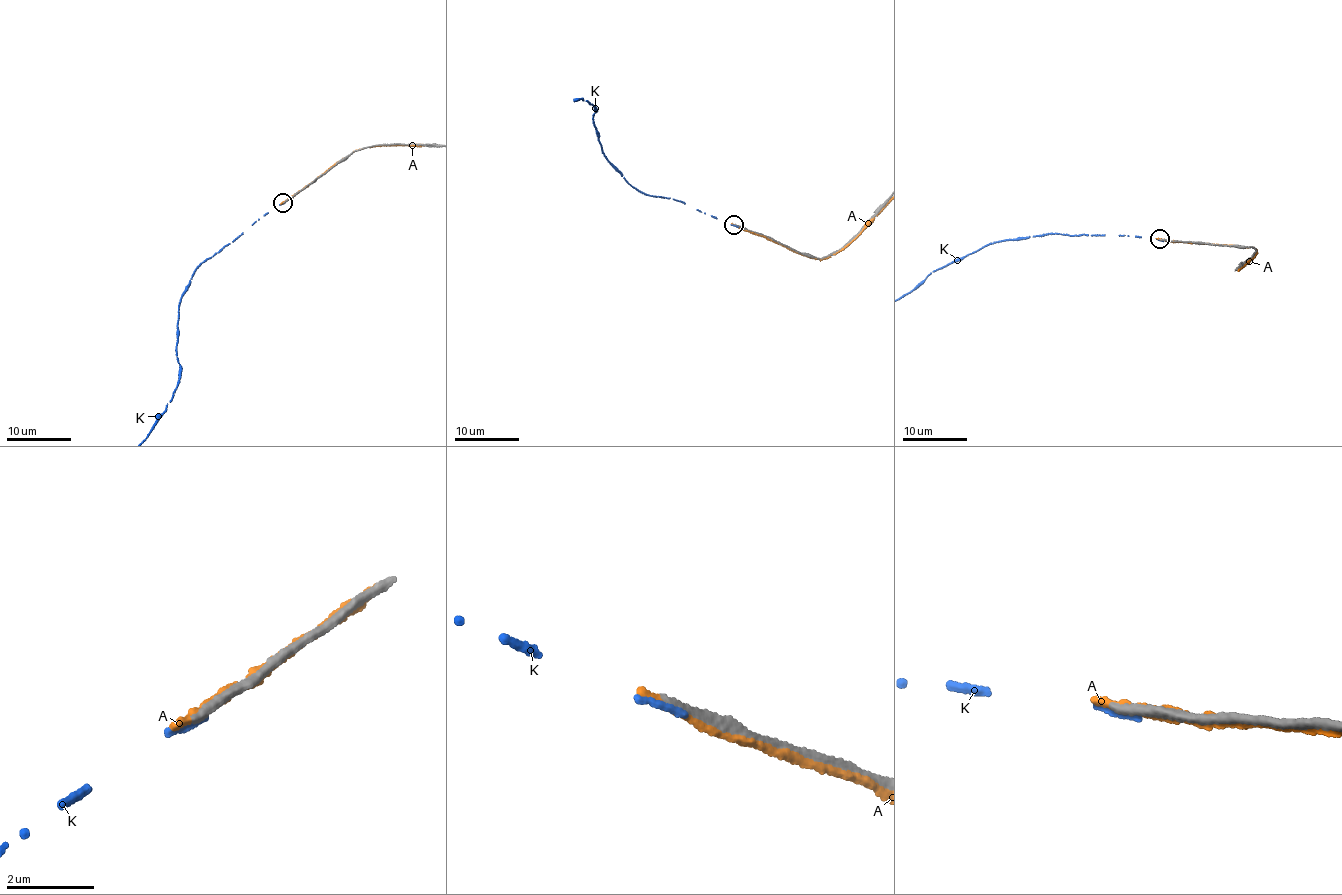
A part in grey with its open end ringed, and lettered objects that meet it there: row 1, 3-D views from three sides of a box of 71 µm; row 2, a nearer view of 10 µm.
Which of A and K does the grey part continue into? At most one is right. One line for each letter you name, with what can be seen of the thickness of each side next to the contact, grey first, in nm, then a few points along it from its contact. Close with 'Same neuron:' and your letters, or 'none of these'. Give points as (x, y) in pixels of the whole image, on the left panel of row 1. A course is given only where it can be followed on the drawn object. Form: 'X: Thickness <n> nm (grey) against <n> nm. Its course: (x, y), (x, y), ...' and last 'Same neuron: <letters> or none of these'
Same neuron: none of these

